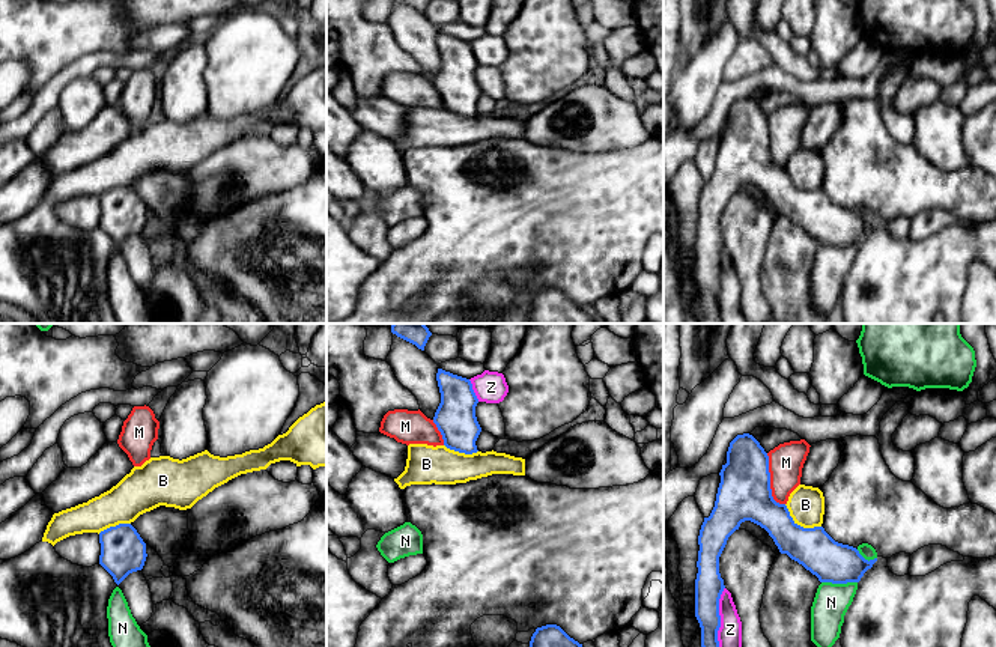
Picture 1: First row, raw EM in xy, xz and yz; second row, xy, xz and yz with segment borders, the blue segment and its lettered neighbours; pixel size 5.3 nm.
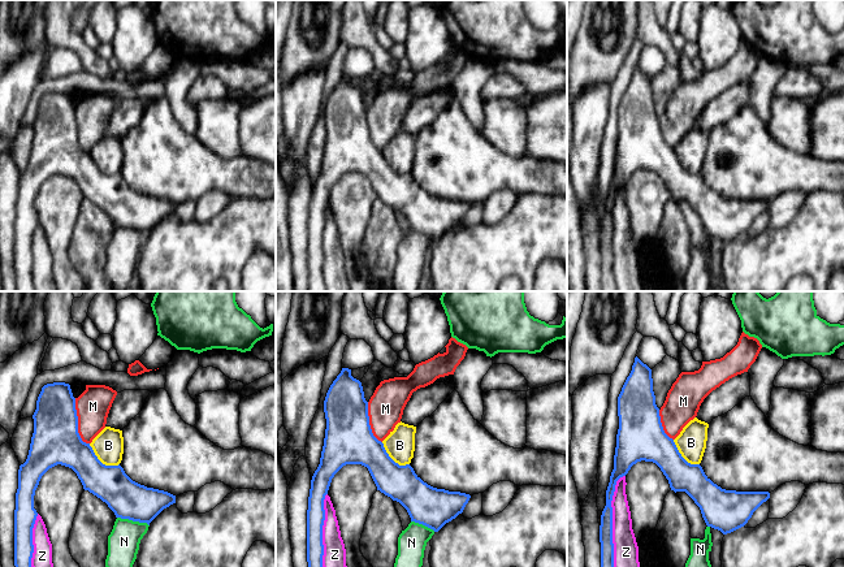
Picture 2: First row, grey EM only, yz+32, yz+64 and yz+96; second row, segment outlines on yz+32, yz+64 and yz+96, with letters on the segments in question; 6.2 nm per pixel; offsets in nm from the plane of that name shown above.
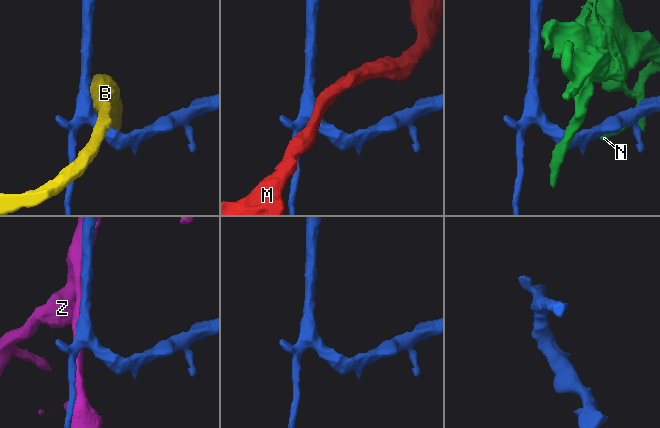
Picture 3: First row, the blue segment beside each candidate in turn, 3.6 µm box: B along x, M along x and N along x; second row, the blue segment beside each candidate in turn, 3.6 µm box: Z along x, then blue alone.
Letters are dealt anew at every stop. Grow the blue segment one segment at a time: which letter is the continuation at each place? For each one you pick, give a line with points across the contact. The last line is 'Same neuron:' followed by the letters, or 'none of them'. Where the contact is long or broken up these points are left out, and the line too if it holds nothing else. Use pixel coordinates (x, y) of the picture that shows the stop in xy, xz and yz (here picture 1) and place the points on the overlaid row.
Same neuron: none of them

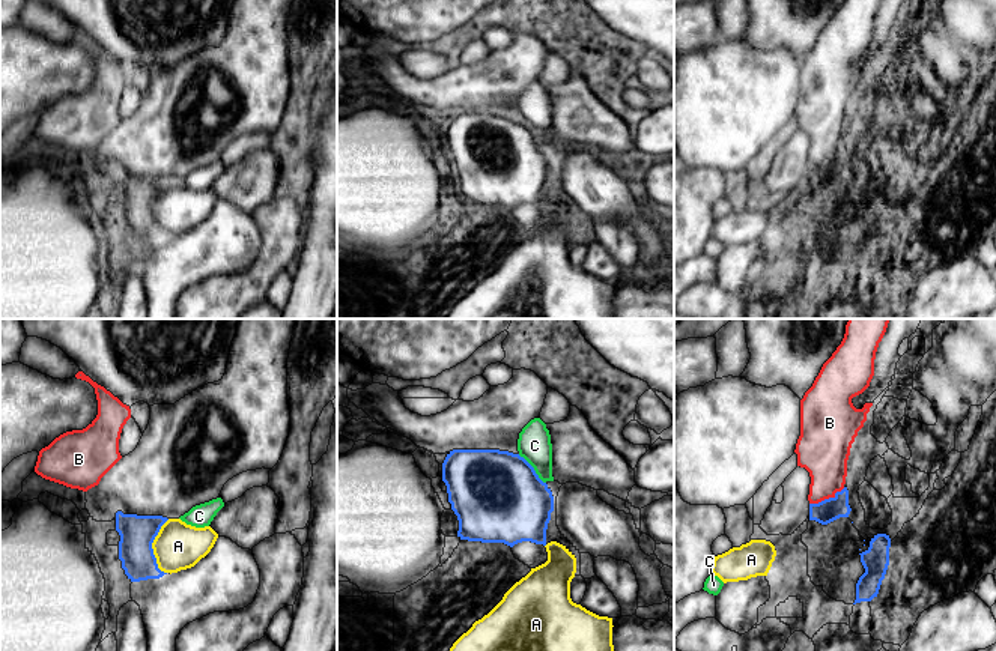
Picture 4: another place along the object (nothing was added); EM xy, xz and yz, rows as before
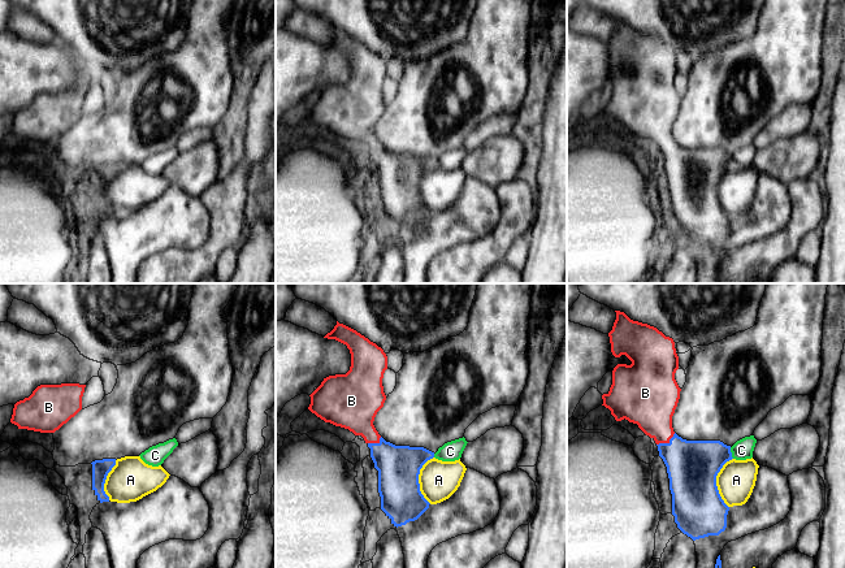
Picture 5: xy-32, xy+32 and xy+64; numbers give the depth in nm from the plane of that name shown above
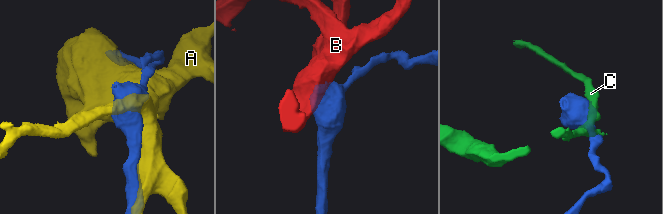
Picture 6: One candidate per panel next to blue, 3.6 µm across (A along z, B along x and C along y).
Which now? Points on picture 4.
B: Path across: yz (832, 508), (826, 499), (826, 460), (823, 453)
Same neuron: B

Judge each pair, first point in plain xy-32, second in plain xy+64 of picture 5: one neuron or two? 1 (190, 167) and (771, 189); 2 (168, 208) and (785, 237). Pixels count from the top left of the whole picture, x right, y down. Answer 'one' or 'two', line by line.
1: two
2: two

